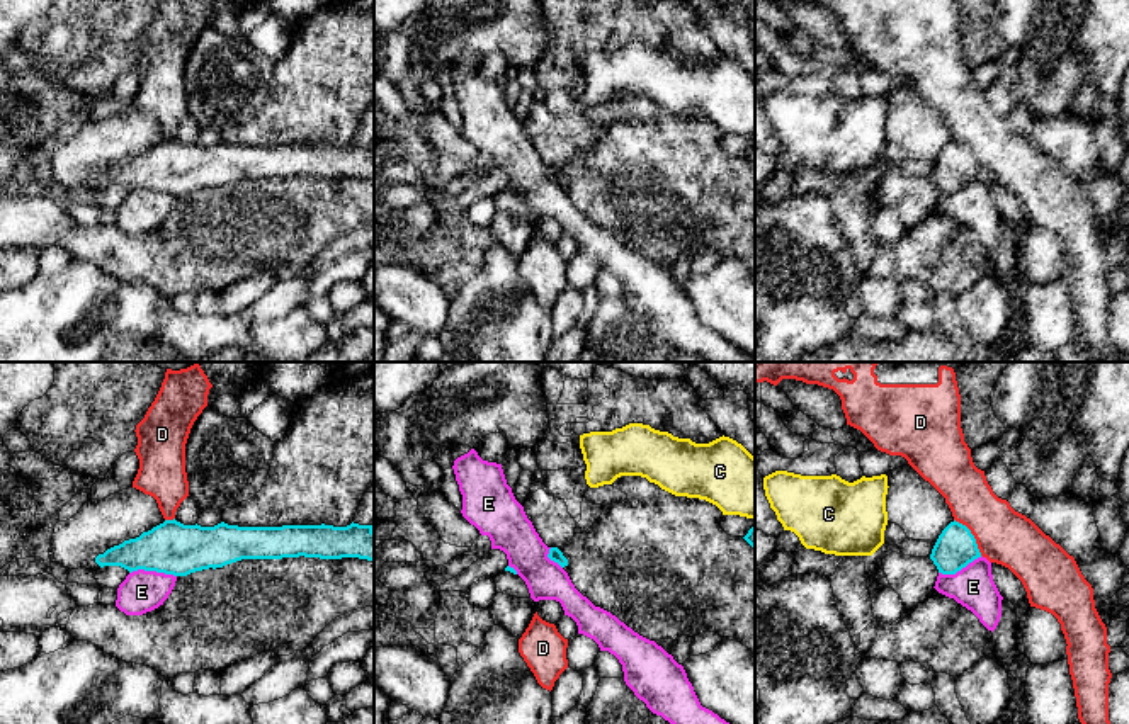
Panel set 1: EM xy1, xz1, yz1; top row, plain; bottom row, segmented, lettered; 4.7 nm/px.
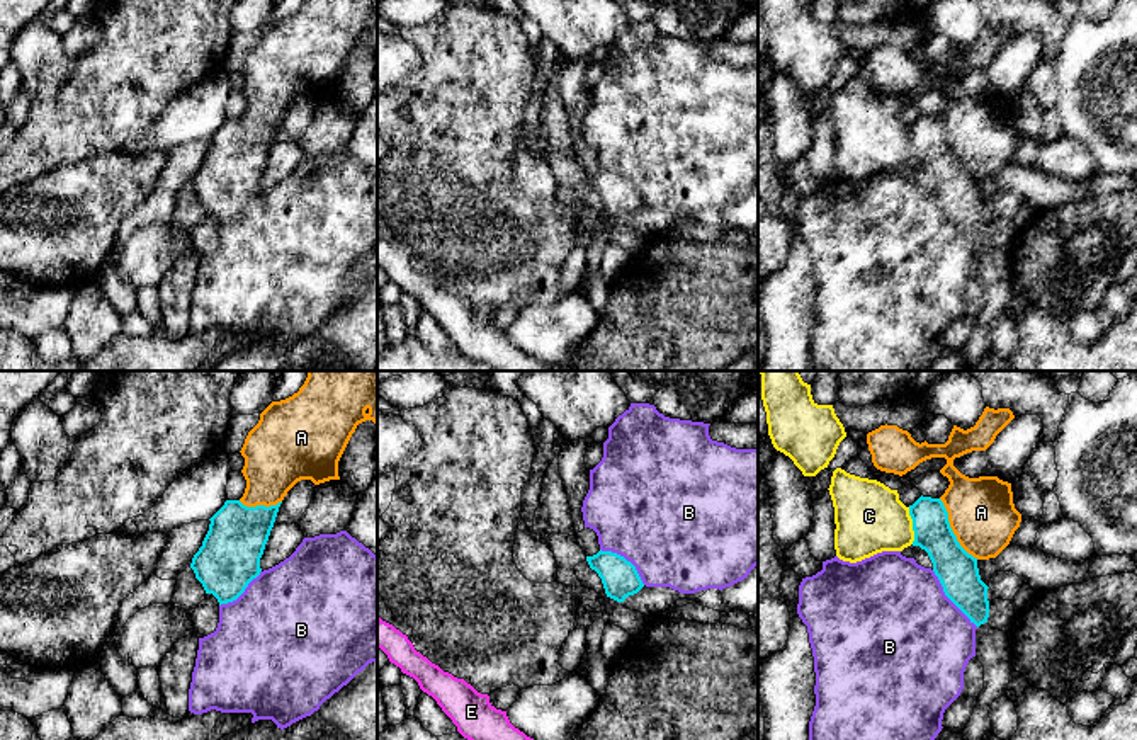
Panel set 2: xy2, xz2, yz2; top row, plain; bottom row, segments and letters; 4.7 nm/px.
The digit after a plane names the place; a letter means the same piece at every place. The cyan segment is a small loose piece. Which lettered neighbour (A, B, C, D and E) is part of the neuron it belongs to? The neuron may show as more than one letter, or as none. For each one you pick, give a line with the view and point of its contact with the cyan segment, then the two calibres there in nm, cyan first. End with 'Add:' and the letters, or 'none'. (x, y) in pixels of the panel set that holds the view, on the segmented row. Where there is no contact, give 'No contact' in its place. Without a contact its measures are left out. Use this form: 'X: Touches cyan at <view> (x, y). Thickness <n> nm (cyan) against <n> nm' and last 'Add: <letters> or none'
Add: none

